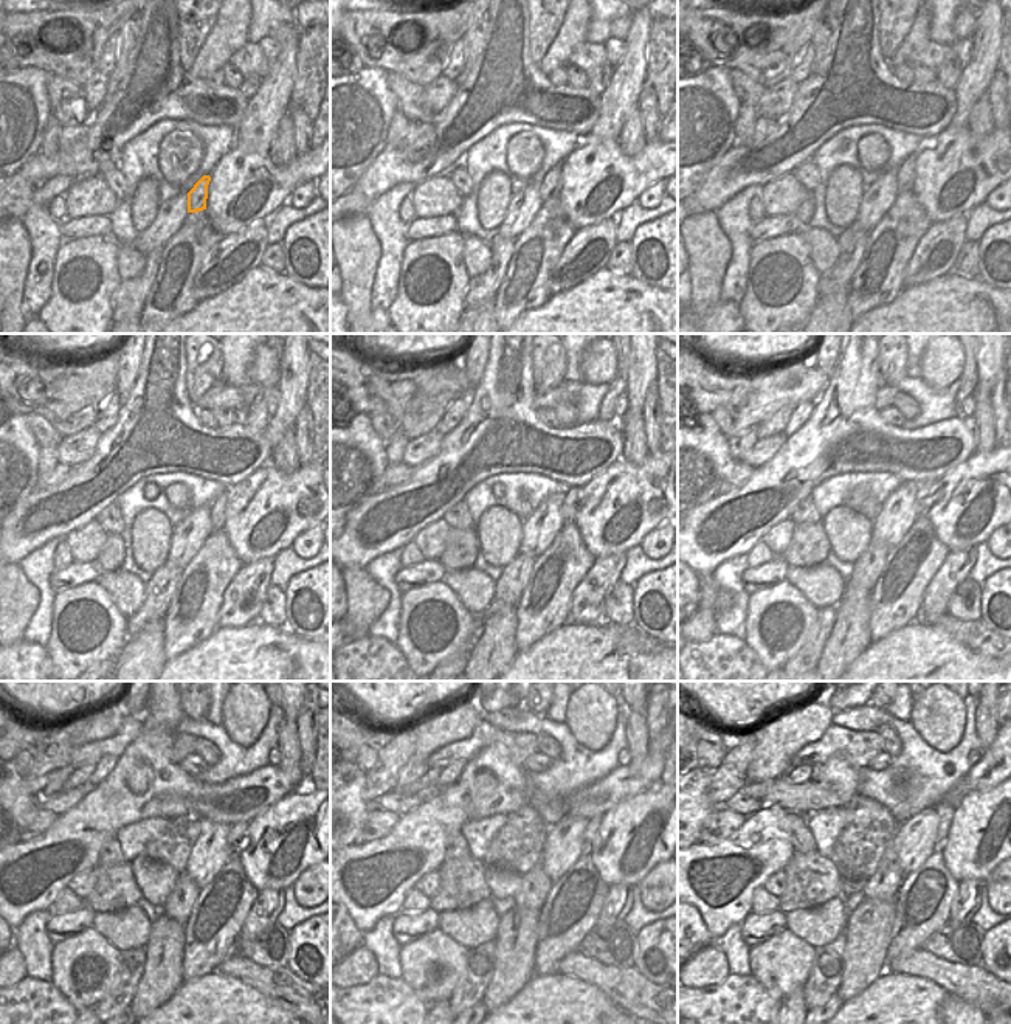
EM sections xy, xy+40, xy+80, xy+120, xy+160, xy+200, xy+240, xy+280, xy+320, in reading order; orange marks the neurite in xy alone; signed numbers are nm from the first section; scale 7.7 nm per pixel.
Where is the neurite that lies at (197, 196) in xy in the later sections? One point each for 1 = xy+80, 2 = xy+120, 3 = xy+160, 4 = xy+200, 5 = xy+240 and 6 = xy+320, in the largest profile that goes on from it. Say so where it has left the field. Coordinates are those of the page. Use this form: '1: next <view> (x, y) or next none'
1: next xy+80 (906, 172)
2: next xy+120 (219, 505)
3: next xy+160 (569, 506)
4: next xy+200 (928, 494)
5: next xy+240 (236, 838)
6: next xy+320 (946, 813)

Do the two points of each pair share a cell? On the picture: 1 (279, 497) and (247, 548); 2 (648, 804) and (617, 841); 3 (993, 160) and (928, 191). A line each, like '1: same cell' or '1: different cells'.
1: same cell
2: same cell
3: same cell

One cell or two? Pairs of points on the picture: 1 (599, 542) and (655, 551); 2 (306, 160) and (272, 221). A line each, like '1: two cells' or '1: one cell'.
1: two cells
2: two cells

